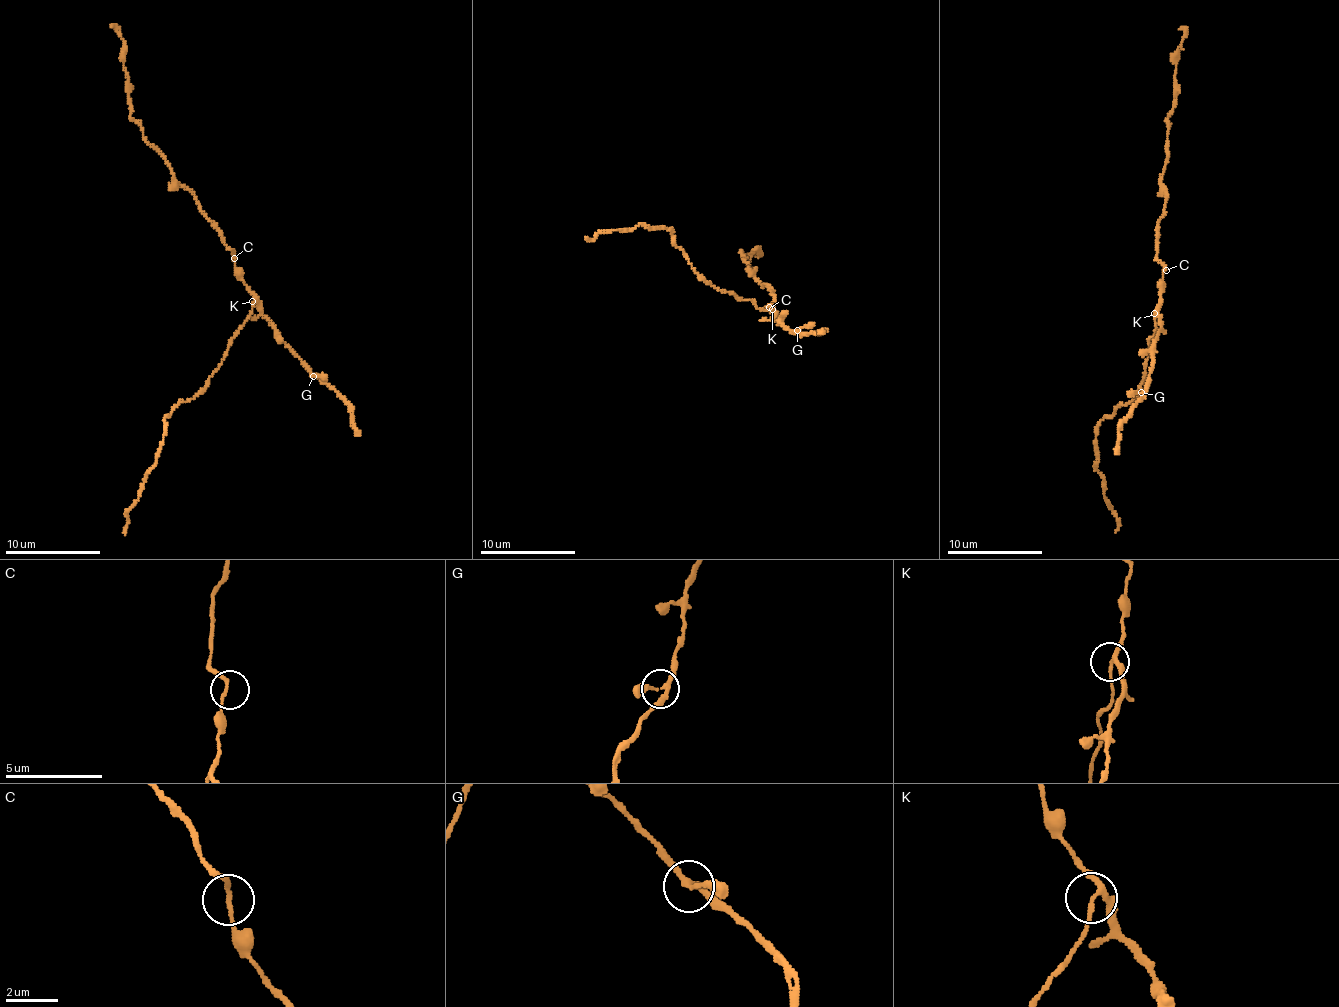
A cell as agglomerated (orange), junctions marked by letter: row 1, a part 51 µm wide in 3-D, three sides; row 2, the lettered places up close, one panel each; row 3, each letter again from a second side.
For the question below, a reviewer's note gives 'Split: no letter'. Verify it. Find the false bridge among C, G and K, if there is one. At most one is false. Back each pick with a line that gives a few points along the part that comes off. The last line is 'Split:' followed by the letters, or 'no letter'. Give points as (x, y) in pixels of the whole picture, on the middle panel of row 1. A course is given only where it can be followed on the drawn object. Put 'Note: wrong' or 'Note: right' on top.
Note: wrong
K: Course of the part to remove: (771, 309), (709, 284), (676, 245), (670, 230), (638, 226), (631, 231), (586, 237)
Split: K

